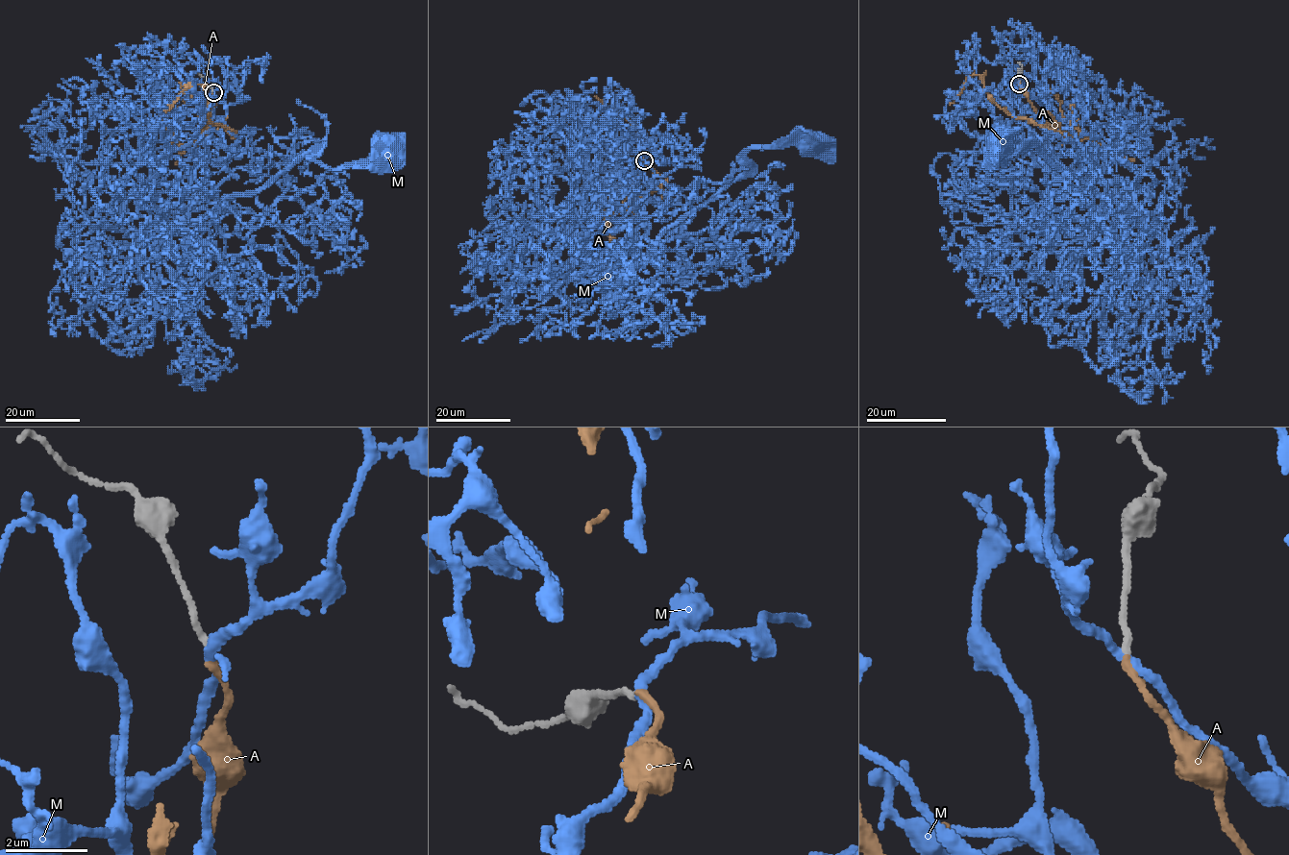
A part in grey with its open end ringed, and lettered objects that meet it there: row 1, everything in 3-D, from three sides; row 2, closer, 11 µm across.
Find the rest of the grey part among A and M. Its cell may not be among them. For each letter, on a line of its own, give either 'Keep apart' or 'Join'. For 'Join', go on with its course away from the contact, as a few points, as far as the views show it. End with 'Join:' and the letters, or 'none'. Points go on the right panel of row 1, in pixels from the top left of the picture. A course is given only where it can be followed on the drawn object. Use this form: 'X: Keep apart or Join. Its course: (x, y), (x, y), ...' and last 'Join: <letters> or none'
A: Join. Its course: (1019, 83), (1034, 110), (1067, 136), (1055, 122), (1042, 126), (1008, 114), (977, 74), (949, 103)
M: Keep apart
Join: A

